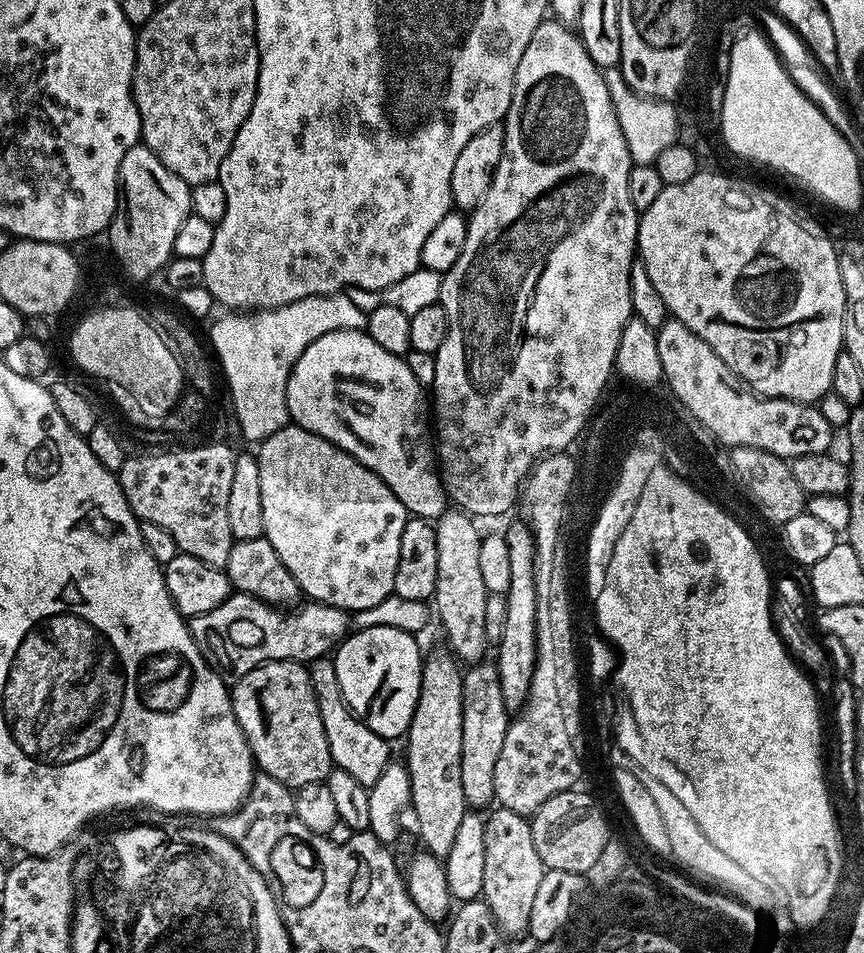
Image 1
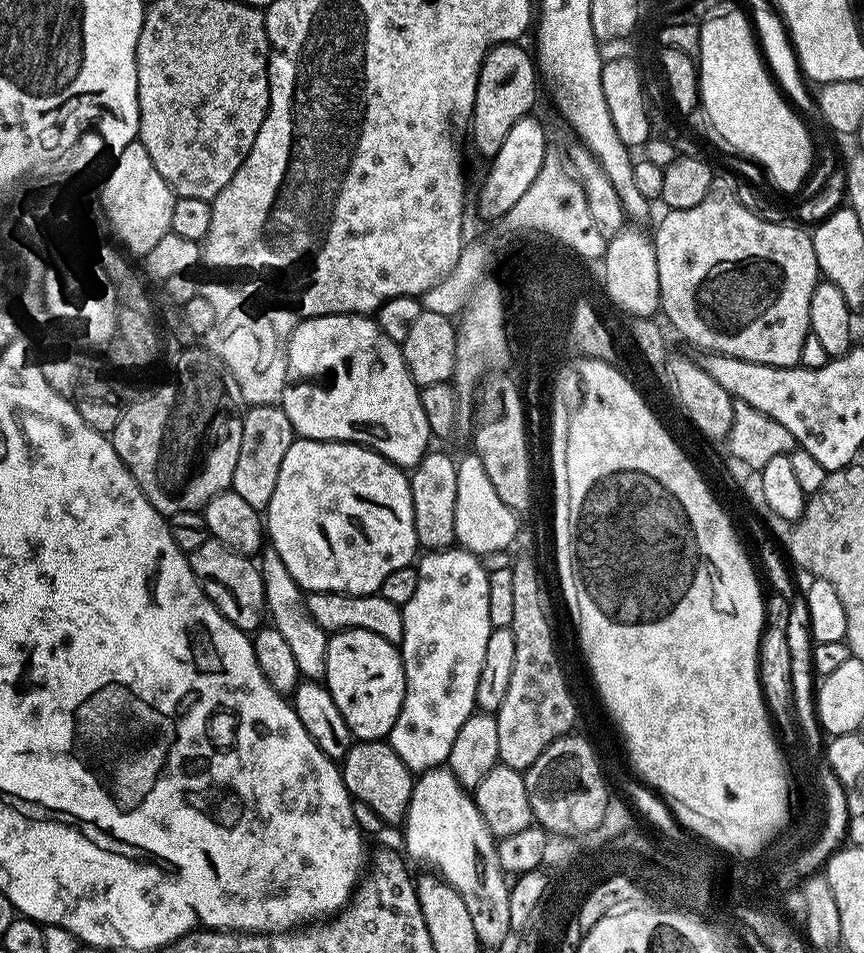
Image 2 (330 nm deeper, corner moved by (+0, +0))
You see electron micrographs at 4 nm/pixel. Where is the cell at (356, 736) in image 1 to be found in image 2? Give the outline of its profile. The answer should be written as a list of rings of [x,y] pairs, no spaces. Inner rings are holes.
[[[265,551],[259,557],[258,567],[264,579],[266,612],[270,617],[271,627],[276,628],[290,646],[301,677],[304,680],[323,681],[329,633],[325,632],[322,626],[318,626],[314,618],[310,618],[305,593],[290,574],[290,570],[286,570],[286,562],[282,562],[277,552]]]

